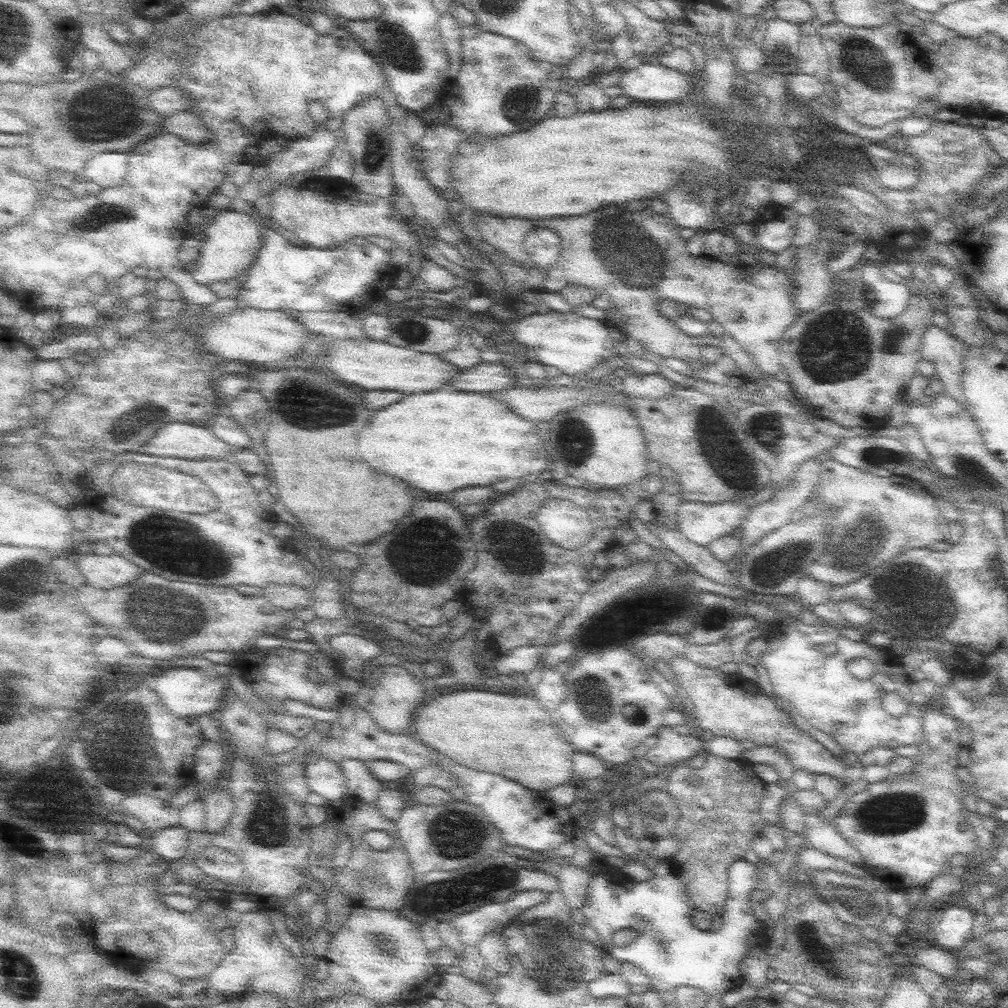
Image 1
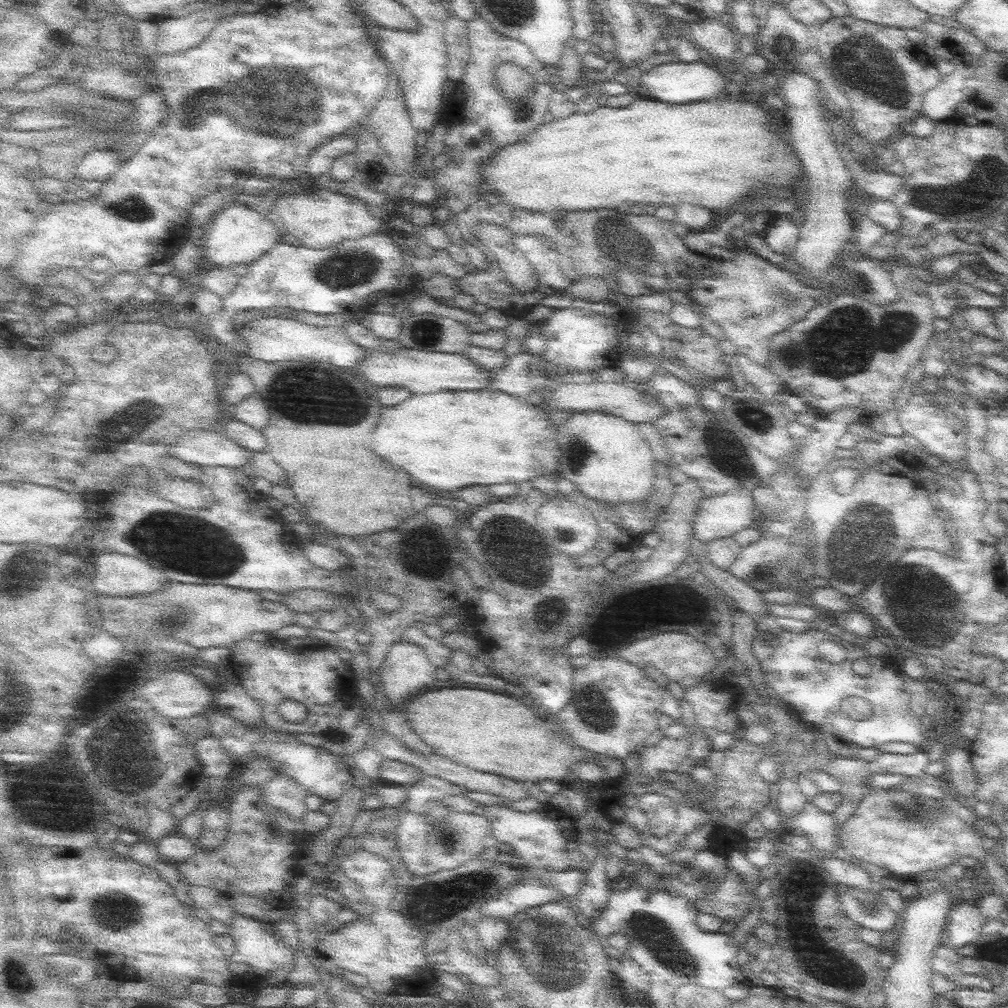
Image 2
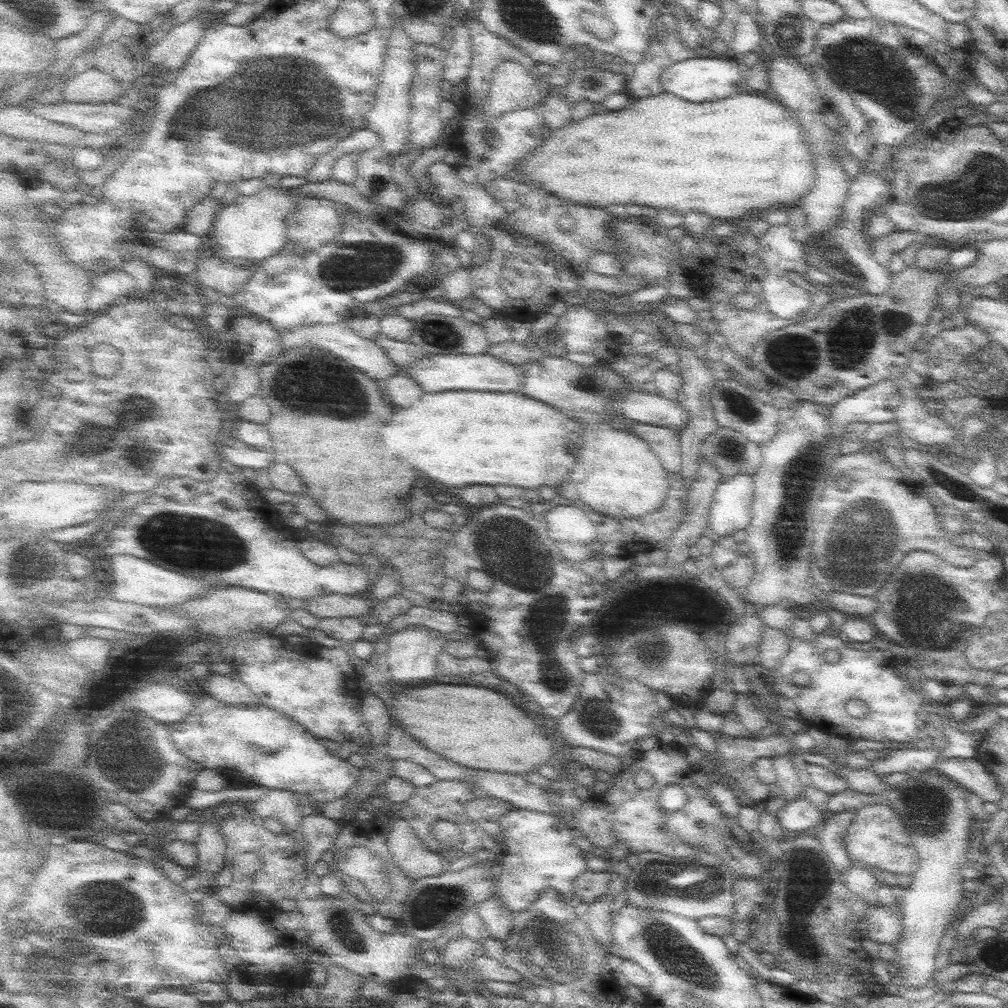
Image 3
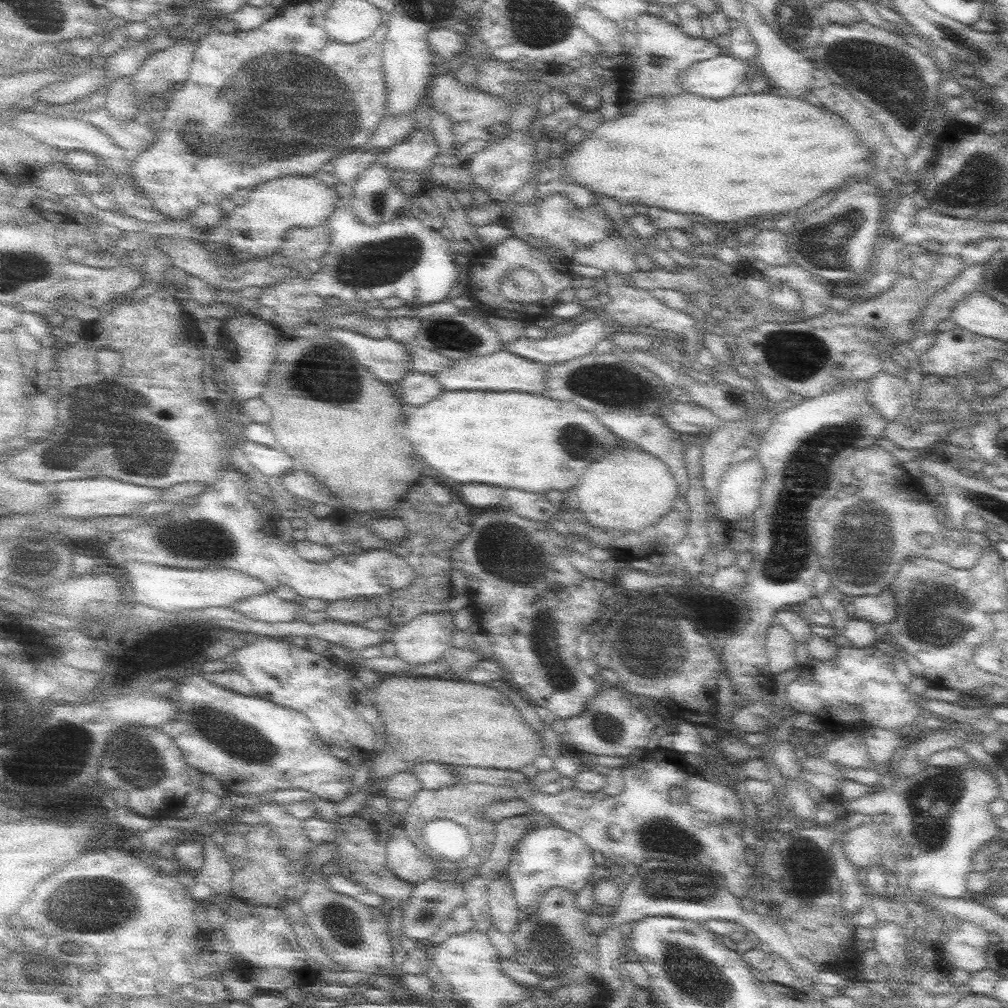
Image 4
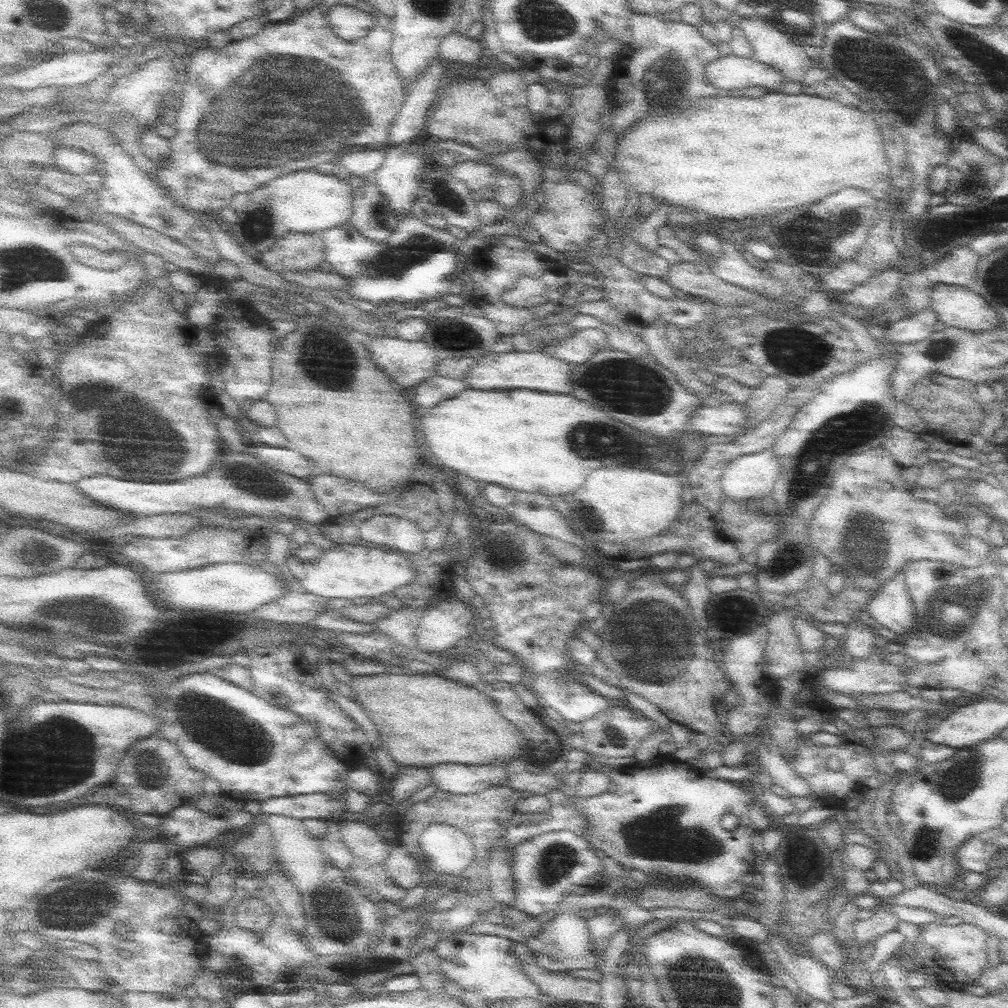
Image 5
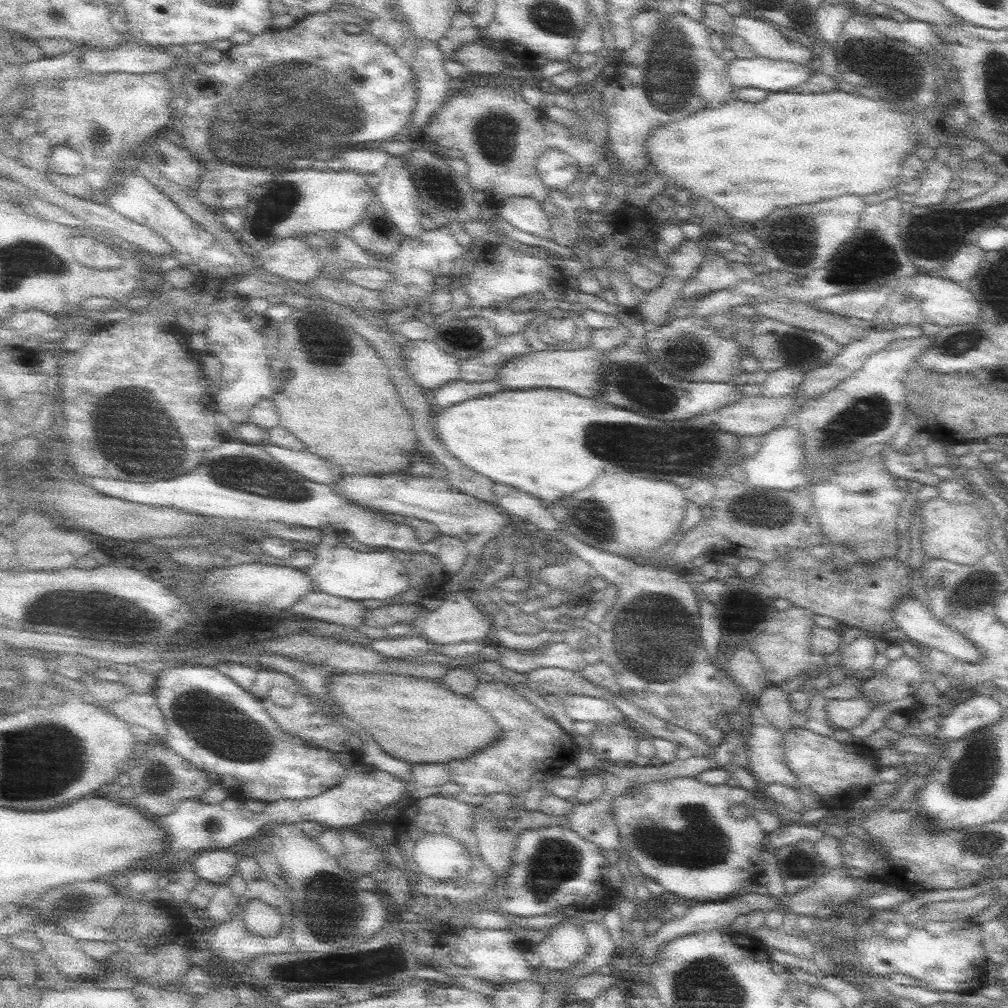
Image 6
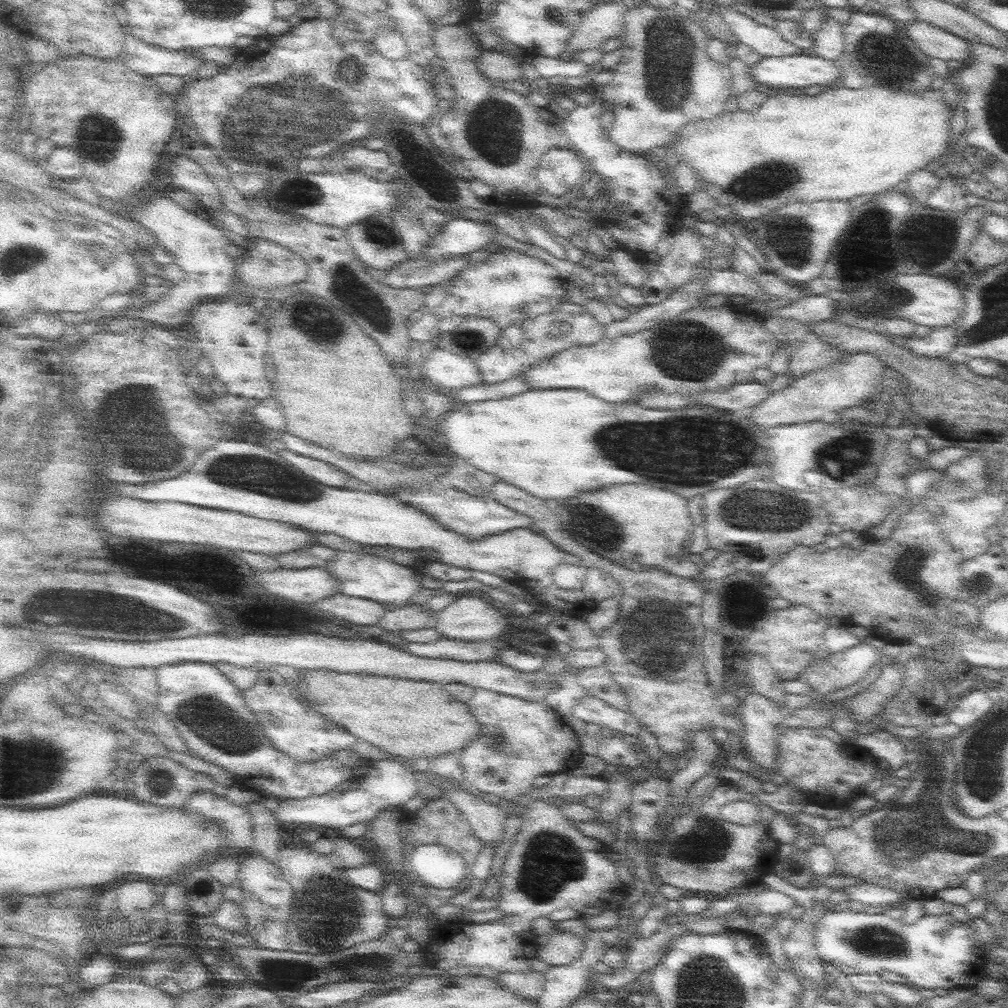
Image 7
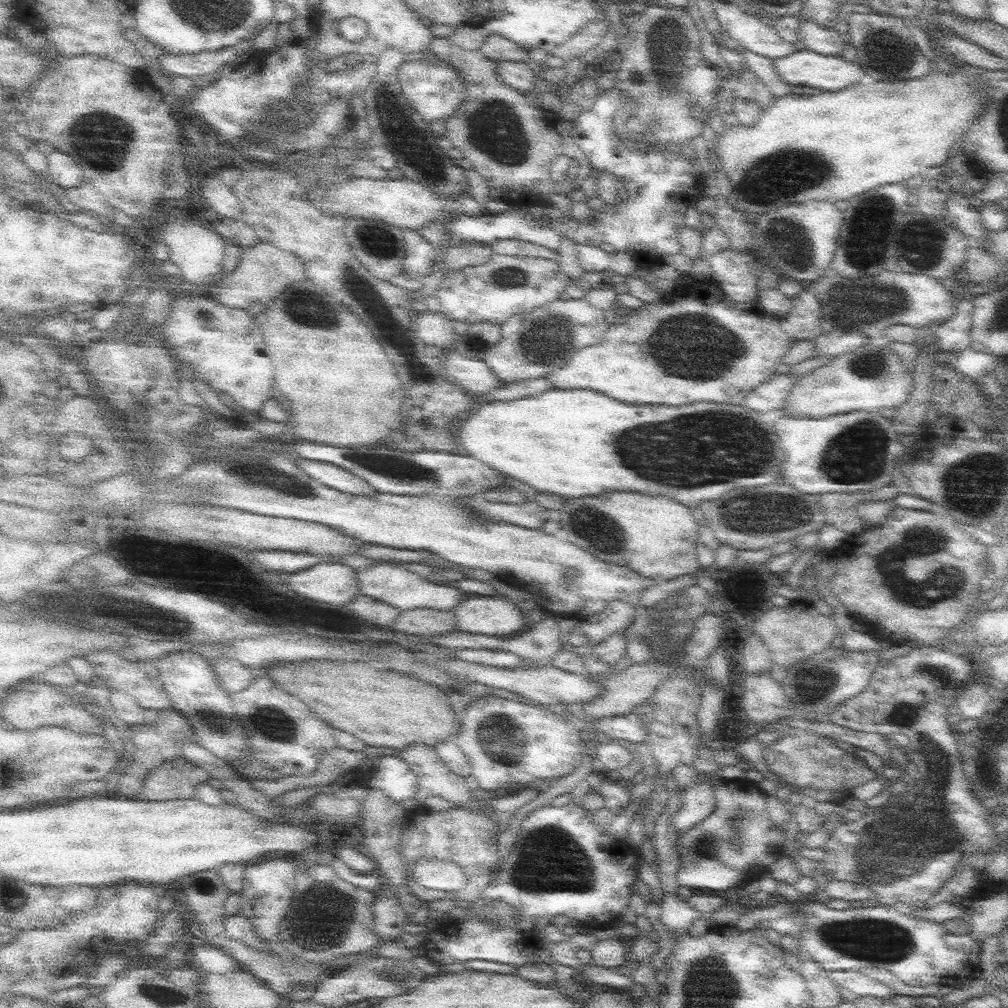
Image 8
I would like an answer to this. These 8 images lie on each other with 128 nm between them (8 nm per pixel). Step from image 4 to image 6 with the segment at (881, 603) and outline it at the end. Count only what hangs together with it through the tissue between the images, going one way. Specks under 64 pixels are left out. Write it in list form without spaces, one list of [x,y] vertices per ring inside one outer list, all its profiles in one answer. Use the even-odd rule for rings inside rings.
[[[909,594],[905,598],[901,598],[899,602],[894,605],[894,622],[898,624],[898,630],[901,630],[910,638],[910,641],[915,644],[926,645],[941,650],[943,653],[954,657],[961,662],[967,664],[975,664],[985,660],[983,653],[978,646],[974,646],[968,638],[964,638],[964,634],[960,634],[958,630],[942,624],[934,614],[929,611],[929,607],[923,600],[918,599],[914,594]]]

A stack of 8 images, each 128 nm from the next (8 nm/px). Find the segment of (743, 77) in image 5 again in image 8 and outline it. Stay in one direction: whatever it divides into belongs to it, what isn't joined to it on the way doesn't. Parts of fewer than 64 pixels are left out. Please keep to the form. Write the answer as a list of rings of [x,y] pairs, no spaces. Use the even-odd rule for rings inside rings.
[[[800,50],[774,61],[773,64],[778,79],[785,81],[792,88],[794,86],[812,86],[812,88],[820,86],[822,90],[834,92],[834,90],[842,90],[846,86],[856,84],[864,76],[864,70],[848,55],[840,57],[824,56],[810,50]]]

